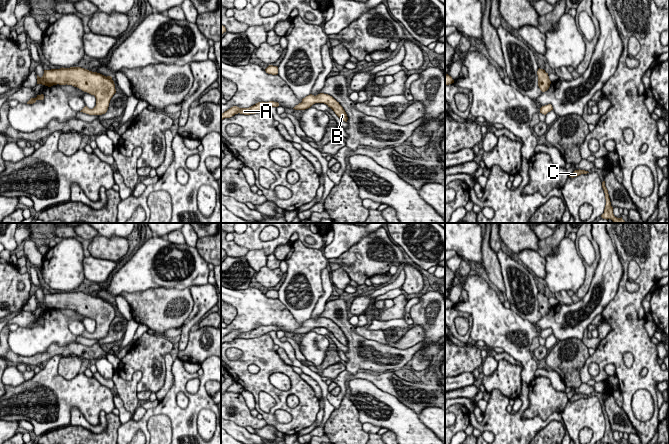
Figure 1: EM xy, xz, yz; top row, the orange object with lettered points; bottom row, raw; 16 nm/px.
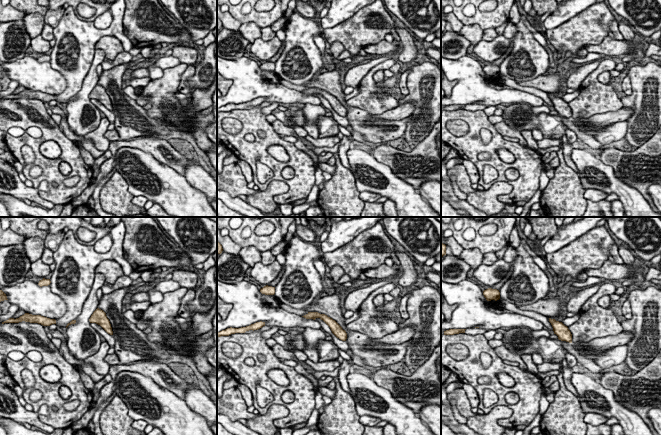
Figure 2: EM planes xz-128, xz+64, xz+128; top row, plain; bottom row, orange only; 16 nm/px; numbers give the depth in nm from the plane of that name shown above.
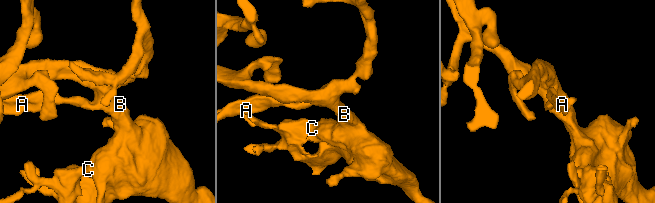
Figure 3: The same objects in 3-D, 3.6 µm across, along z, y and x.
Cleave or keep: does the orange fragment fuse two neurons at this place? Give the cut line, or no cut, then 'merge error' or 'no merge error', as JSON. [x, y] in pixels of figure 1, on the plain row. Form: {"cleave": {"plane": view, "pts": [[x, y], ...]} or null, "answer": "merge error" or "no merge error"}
{"cleave": {"plane": "xz", "pts": [[309, 319], [311, 329]]}, "answer": "merge error"}

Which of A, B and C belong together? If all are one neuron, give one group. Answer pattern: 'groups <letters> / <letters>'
groups A / B C

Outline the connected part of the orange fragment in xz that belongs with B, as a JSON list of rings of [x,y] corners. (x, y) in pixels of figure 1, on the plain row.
[[[320,317],[316,320],[314,319],[312,321],[309,320],[308,322],[310,323],[311,329],[315,327],[324,327],[328,331],[330,331],[341,344],[347,346],[348,341],[345,334],[339,328],[339,326],[337,326],[332,320],[328,318]]]

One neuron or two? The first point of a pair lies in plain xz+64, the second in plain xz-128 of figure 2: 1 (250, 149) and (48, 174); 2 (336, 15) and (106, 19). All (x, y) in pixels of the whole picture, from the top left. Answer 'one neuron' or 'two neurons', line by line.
1: one neuron
2: one neuron

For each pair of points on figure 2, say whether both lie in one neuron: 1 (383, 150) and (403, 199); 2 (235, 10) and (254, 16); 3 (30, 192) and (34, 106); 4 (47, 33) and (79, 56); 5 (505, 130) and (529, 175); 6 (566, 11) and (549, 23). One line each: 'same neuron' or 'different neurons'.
1: different neurons
2: same neuron
3: different neurons
4: different neurons
5: different neurons
6: same neuron

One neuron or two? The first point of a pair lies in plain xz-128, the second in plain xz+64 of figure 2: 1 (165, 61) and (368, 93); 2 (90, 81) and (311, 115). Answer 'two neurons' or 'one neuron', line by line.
1: one neuron
2: one neuron

